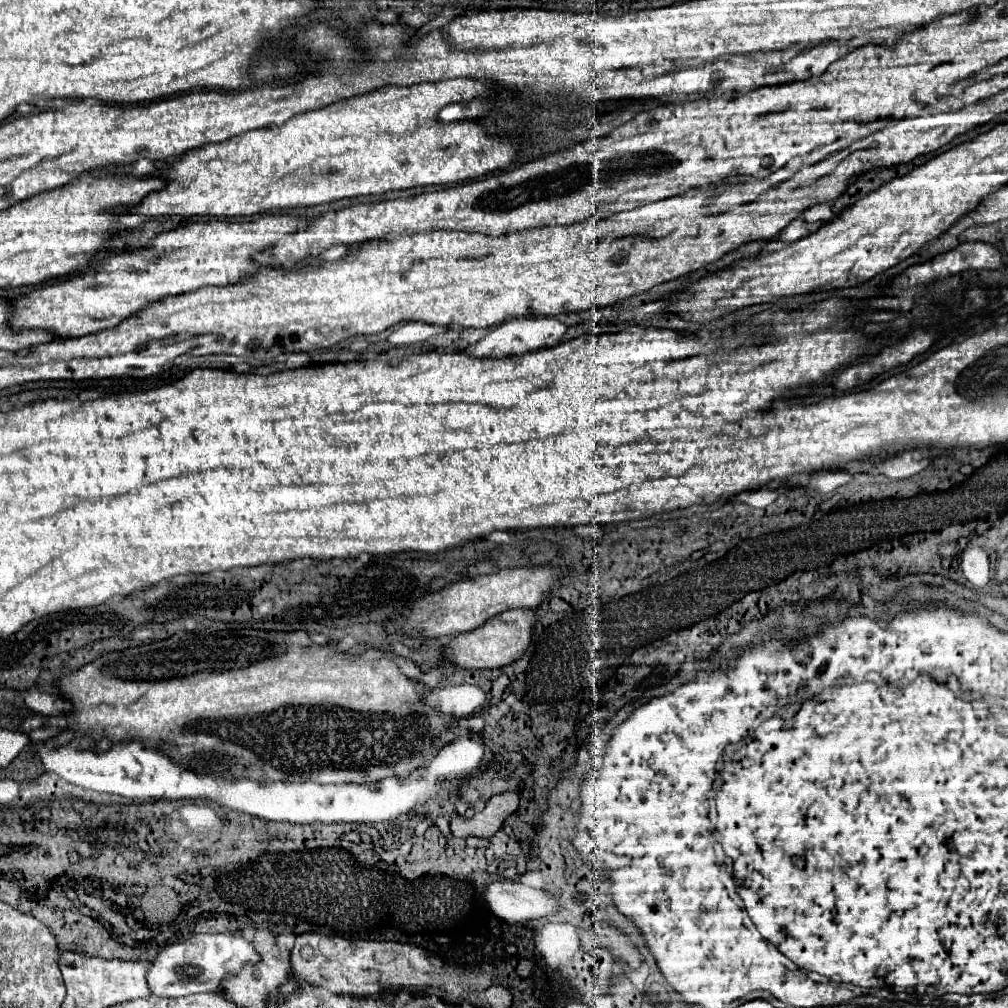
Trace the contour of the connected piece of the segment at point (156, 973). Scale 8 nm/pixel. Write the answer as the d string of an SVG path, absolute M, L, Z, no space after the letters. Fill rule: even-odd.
M232 933L194 935L194 937L186 939L184 943L174 943L174 945L164 947L154 957L154 961L146 973L146 981L148 981L152 995L158 995L158 997L182 997L182 995L190 995L190 993L212 993L220 987L220 983L228 971L238 973L246 963L258 963L258 961L260 961L260 955L254 951L254 945L248 943L240 935L232 935Z

